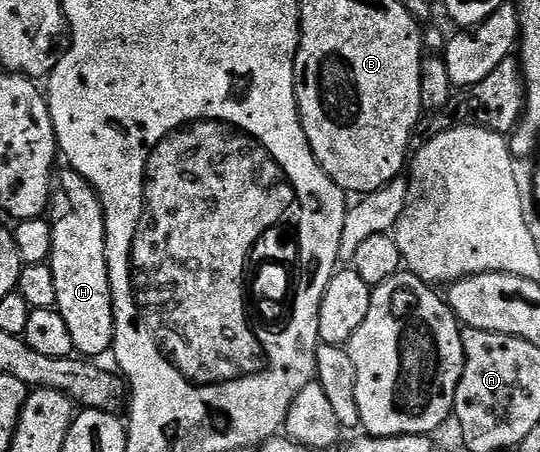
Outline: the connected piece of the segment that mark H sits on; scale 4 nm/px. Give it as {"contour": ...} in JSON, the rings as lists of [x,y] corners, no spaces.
{"contour":[[[65,170],[65,173],[60,173],[59,176],[59,188],[65,191],[65,200],[69,203],[69,209],[61,216],[61,221],[56,221],[53,224],[53,253],[48,258],[48,265],[53,269],[55,274],[55,294],[57,295],[57,311],[60,312],[63,322],[67,322],[67,330],[71,330],[71,342],[73,343],[74,349],[82,357],[85,358],[101,358],[101,356],[110,351],[113,346],[113,295],[111,294],[111,286],[109,285],[109,267],[107,266],[107,254],[105,253],[105,211],[101,205],[101,199],[97,197],[97,192],[92,186],[86,182],[78,172],[72,170]]]}

